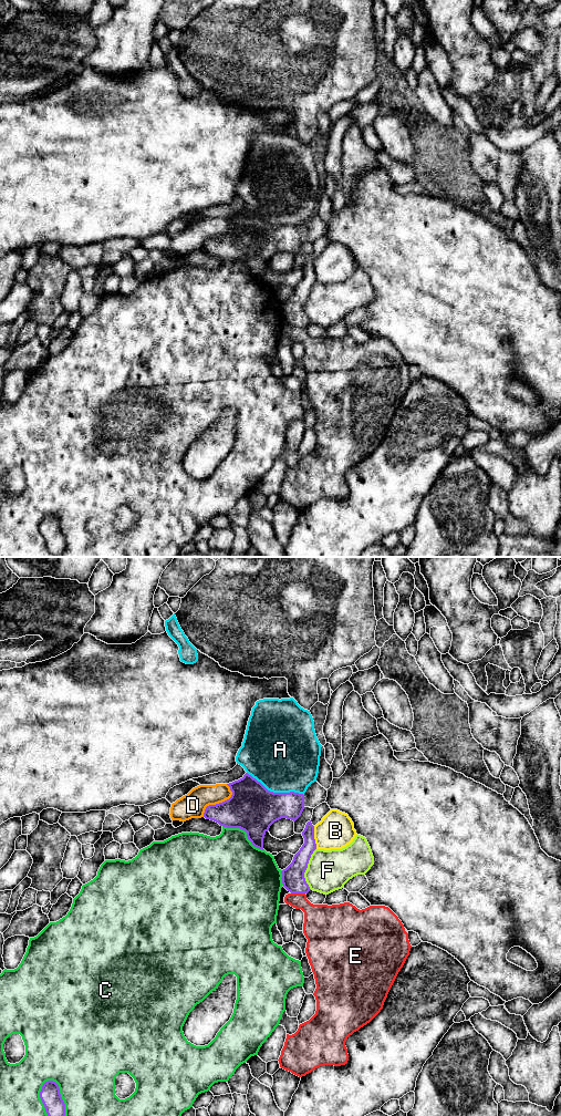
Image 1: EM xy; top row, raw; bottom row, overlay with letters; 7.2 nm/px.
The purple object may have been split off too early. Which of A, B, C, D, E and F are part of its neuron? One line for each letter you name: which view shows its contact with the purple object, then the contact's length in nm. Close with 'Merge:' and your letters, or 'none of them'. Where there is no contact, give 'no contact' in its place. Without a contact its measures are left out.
Merge: none of them

